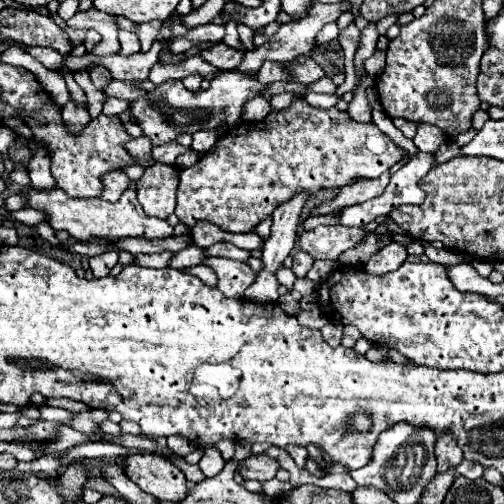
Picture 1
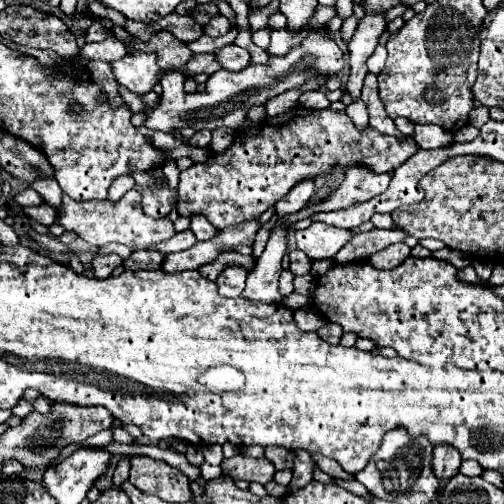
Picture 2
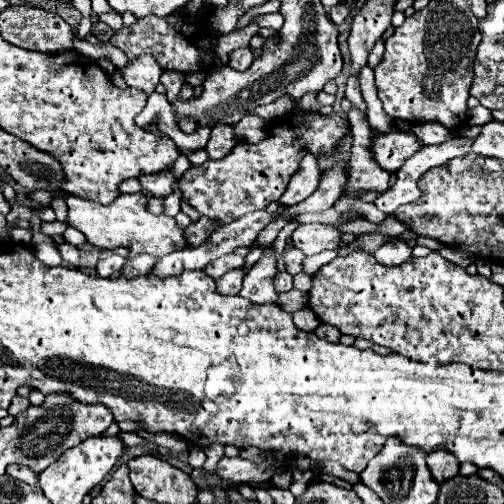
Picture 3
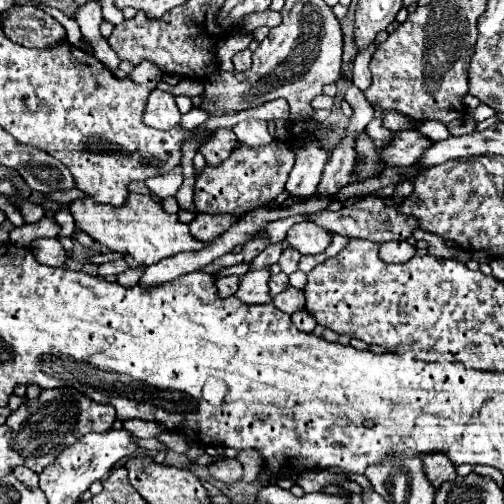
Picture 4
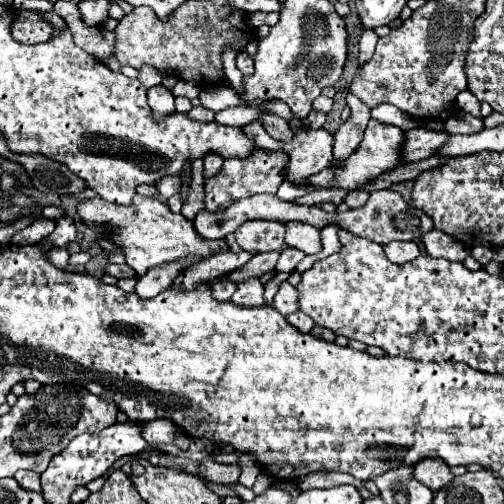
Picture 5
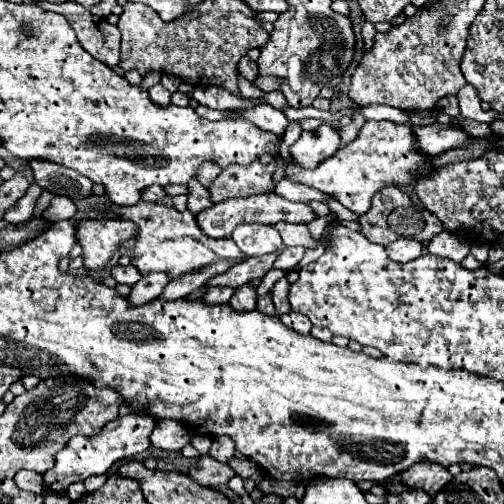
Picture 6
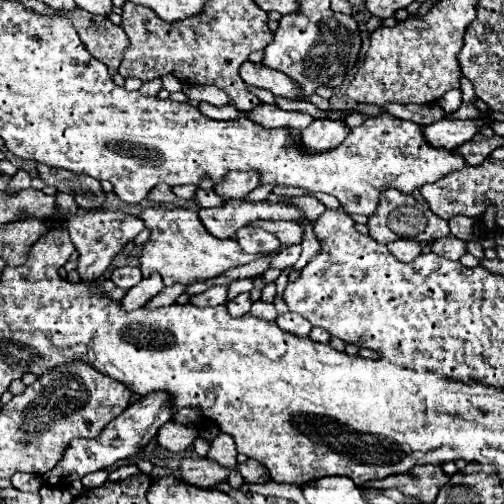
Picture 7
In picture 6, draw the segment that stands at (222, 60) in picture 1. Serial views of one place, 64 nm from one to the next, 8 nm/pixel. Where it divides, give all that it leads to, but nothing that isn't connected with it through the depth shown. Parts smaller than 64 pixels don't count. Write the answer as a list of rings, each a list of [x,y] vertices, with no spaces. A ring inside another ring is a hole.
[[[244,56],[244,58],[240,60],[238,72],[240,72],[242,78],[246,78],[246,80],[250,80],[250,82],[256,82],[256,76],[260,76],[260,72],[258,72],[258,68],[256,68],[256,62],[252,62],[248,56]]]

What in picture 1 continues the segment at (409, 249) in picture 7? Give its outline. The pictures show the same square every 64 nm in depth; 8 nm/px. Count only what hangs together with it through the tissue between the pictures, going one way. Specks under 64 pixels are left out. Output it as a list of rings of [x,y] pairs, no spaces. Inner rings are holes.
[[[390,242],[388,246],[384,246],[382,250],[378,250],[368,262],[366,262],[366,272],[370,274],[386,274],[392,270],[398,270],[402,266],[402,262],[406,260],[408,252],[406,246],[400,242]]]

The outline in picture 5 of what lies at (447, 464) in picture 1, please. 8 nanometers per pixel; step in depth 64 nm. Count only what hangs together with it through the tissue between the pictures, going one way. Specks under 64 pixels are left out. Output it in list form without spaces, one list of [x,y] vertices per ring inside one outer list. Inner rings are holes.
[[[436,458],[420,460],[420,464],[414,466],[412,474],[414,474],[414,480],[428,486],[432,492],[438,492],[444,484],[448,484],[454,478],[450,468],[442,460],[436,460]]]

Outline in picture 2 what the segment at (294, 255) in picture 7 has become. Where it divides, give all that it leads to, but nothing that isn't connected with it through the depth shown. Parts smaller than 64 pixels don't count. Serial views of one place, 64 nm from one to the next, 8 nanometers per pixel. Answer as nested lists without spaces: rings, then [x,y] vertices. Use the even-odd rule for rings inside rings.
[[[292,250],[290,254],[290,272],[292,274],[306,274],[310,272],[310,258],[302,250]]]

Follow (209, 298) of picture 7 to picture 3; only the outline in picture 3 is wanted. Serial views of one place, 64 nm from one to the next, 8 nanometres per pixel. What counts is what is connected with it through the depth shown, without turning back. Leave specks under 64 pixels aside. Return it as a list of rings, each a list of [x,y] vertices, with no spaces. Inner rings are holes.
[[[230,270],[228,274],[224,274],[224,276],[220,276],[216,280],[218,292],[224,294],[224,296],[226,294],[238,294],[240,288],[242,288],[242,278],[244,278],[244,272],[242,270]]]

